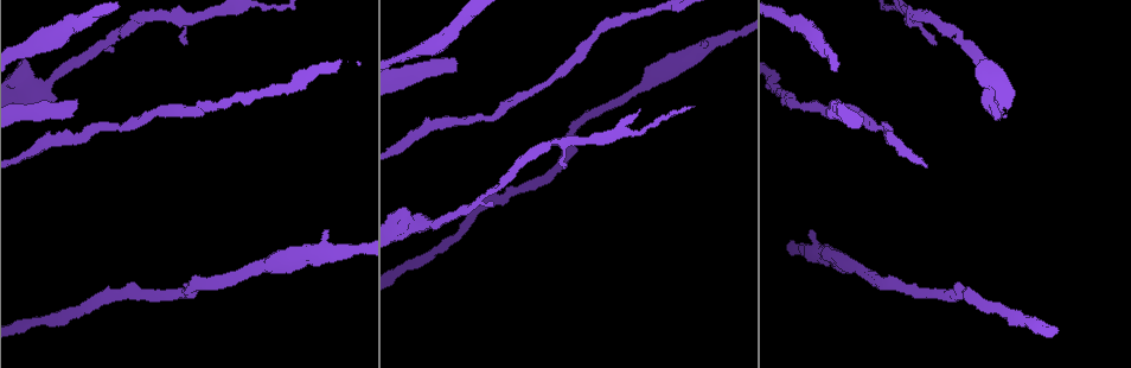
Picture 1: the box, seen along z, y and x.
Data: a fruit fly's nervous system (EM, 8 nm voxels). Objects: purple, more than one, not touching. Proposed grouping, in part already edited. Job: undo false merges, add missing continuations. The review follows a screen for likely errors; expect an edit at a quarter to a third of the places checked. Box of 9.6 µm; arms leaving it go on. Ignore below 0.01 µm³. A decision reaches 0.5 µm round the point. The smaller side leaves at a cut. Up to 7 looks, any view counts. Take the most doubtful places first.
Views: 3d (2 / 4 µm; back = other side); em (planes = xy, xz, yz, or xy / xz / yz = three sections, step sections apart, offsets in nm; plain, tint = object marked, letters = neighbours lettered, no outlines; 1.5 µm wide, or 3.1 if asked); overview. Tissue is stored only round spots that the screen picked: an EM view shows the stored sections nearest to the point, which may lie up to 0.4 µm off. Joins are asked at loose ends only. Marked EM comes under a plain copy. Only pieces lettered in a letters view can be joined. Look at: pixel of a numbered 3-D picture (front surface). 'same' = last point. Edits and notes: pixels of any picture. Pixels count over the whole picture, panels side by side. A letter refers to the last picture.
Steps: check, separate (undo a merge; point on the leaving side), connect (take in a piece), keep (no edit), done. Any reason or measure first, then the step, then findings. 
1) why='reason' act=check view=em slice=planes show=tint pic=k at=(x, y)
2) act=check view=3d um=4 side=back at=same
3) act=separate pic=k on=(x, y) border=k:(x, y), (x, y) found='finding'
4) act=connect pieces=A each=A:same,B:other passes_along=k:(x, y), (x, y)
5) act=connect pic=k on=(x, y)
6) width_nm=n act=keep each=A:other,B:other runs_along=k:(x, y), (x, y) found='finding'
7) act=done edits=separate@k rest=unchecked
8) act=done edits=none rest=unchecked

why='tapers out' act=check view=em slice=planes show=letters pic=1 at=(187, 42)

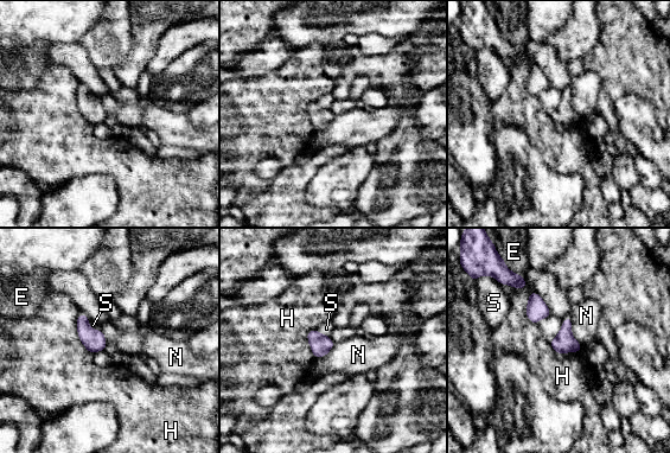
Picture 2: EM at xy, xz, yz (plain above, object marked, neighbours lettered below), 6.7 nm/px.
act=keep each=E:other,H:other,N:other,S:other found='none of them fits'

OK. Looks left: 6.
act=check view=3d um=2 pic=1 at=(814, 253)

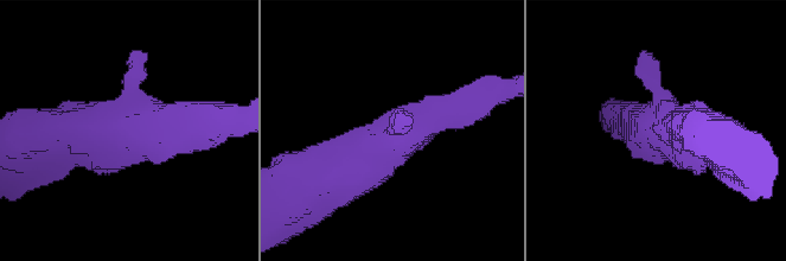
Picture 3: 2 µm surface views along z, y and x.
act=check view=em slice=planes show=letters pic=3 at=(132, 127)

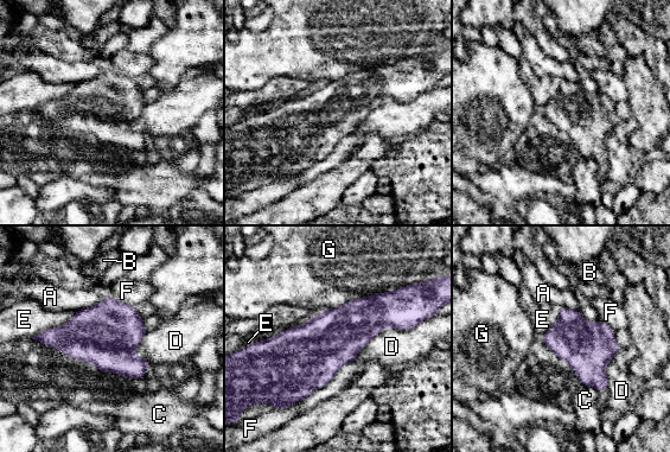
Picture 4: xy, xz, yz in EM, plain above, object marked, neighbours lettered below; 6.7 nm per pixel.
act=keep each=A:other,B:other,C:other,D:other,E:other,F:other,G:other border=4:(419, 323), (385, 326), (353, 361) found='all the same neuron'

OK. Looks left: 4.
act=done edits=none rest=unchecked

